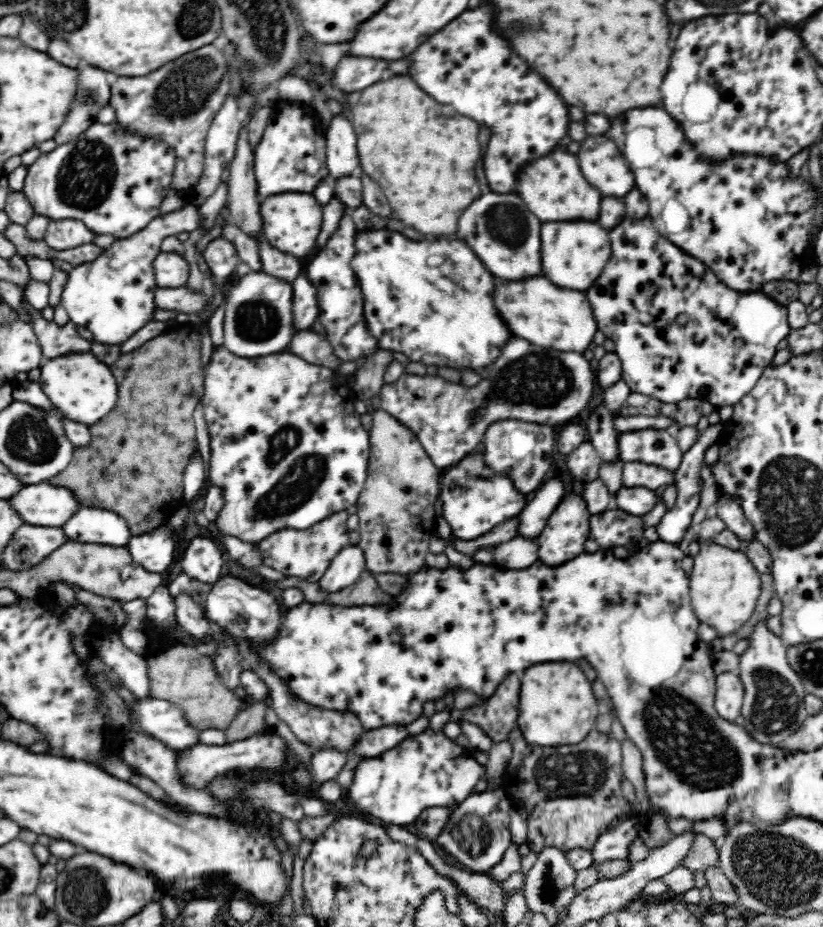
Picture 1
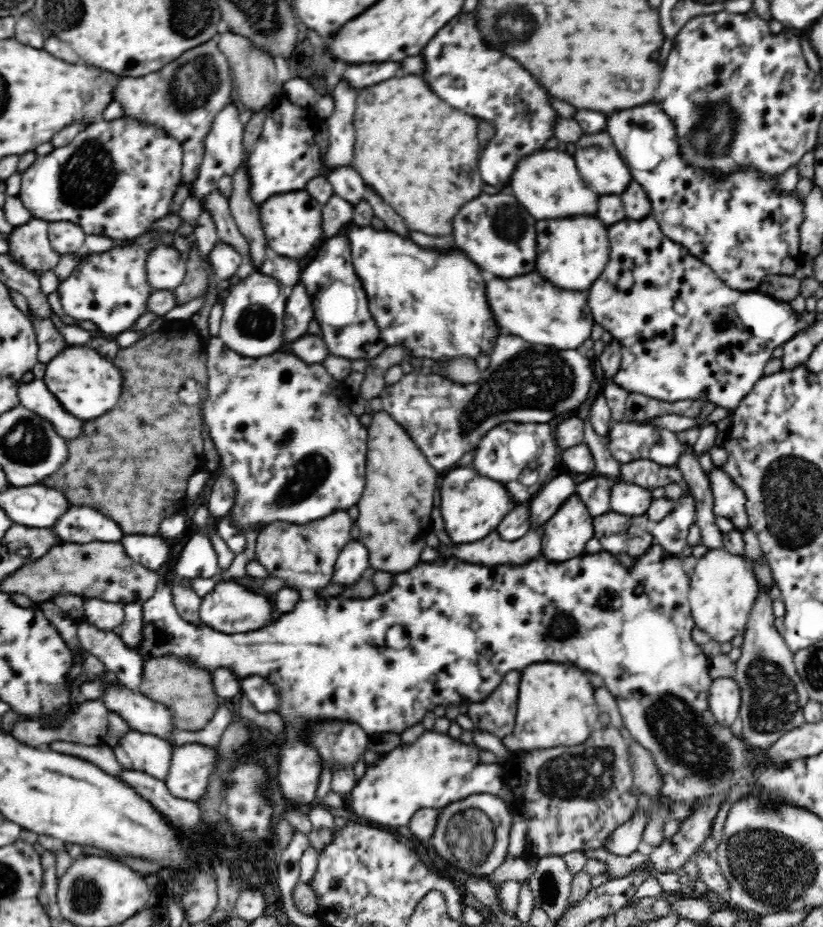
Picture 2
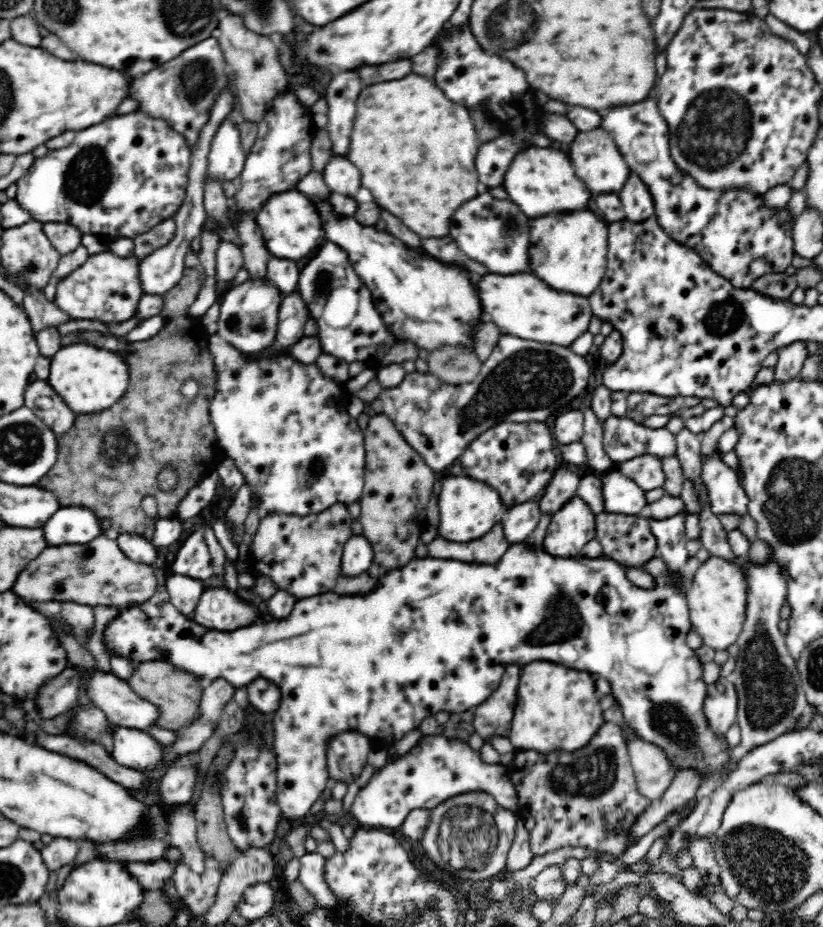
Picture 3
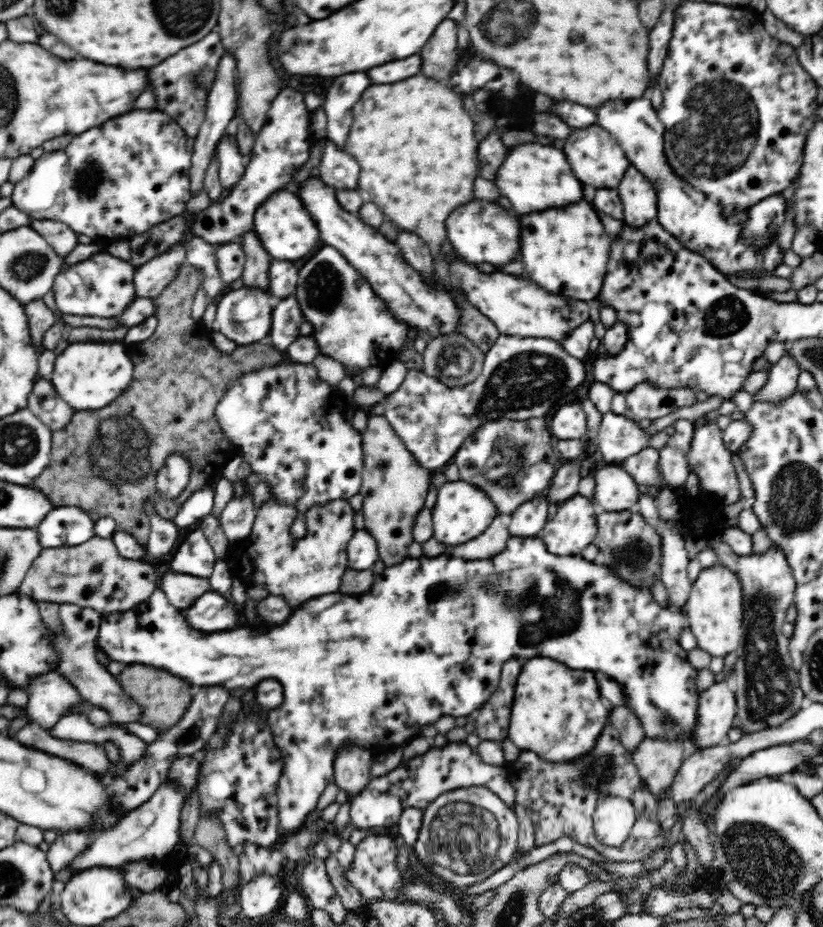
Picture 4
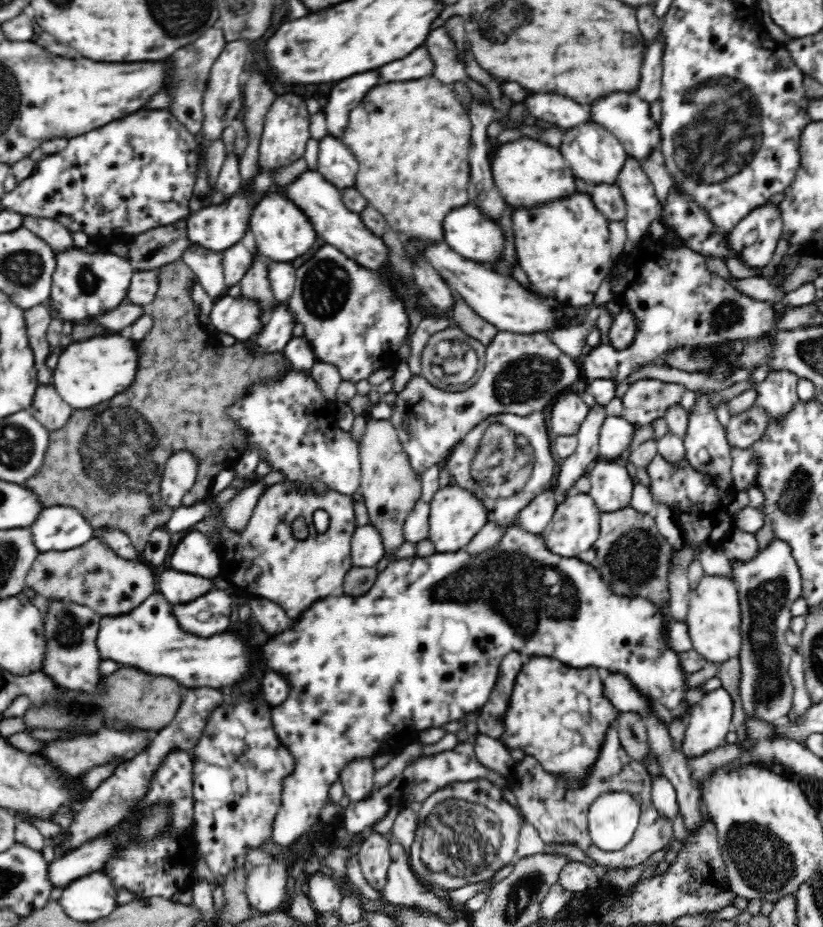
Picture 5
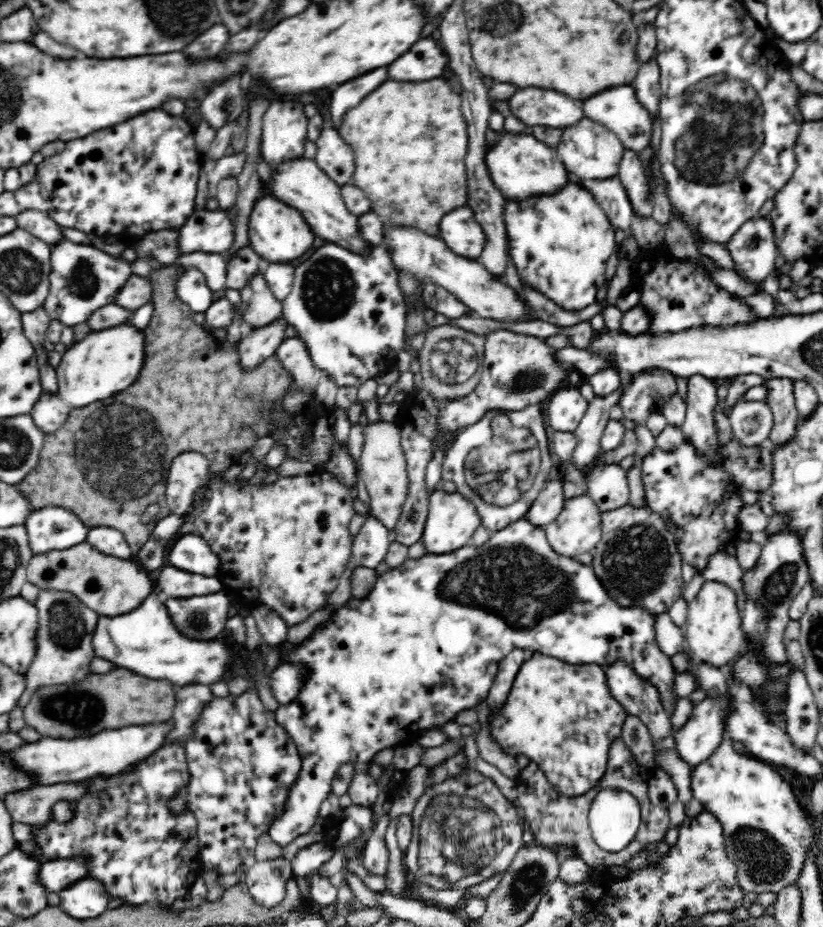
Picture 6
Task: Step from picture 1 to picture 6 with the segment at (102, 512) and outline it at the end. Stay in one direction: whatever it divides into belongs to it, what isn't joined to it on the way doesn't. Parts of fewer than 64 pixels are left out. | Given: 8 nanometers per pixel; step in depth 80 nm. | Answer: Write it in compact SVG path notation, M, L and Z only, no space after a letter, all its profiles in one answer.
M60 506L32 511L24 525L34 554L66 550L87 542L90 530L72 510Z

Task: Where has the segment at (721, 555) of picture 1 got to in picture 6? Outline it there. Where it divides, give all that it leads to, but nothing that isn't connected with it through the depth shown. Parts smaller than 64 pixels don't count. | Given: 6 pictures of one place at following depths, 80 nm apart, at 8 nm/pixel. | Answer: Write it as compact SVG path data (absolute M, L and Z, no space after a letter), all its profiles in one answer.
M706 580L698 594L687 603L688 616L682 629L688 644L688 652L696 659L724 669L746 652L737 594L728 584L717 580Z

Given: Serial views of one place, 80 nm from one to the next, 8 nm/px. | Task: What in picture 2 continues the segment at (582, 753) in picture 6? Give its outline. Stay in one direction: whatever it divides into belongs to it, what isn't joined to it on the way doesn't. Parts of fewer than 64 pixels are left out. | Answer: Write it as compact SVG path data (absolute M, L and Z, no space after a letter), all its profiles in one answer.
M532 664L530 668L522 670L522 684L520 684L520 698L518 698L518 716L516 728L510 736L500 739L507 752L518 749L550 749L554 746L574 747L590 736L594 728L601 728L598 722L598 704L594 700L594 688L588 678L572 664Z

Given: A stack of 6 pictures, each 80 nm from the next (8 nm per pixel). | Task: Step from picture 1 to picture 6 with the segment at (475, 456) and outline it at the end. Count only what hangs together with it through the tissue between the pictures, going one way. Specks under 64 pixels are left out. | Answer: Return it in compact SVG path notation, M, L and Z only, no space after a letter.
M435 490L429 496L429 511L422 535L422 543L430 554L448 554L471 544L474 531L482 524L482 519L474 503L462 496L457 490L453 492Z

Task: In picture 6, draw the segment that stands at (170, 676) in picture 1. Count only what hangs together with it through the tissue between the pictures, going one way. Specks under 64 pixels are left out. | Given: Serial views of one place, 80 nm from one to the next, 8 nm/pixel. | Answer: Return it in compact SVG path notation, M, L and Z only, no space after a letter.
M124 668L106 674L92 673L79 683L38 688L23 708L24 720L50 738L92 736L104 729L158 724L173 718L176 690L169 680L154 680Z

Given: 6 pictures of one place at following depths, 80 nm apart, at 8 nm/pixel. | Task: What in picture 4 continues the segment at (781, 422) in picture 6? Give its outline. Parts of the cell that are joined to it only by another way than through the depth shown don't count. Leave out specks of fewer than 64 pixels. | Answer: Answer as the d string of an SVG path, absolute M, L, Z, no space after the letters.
M785 353L769 370L768 381L757 392L754 401L784 401L796 390L801 368L799 362Z

